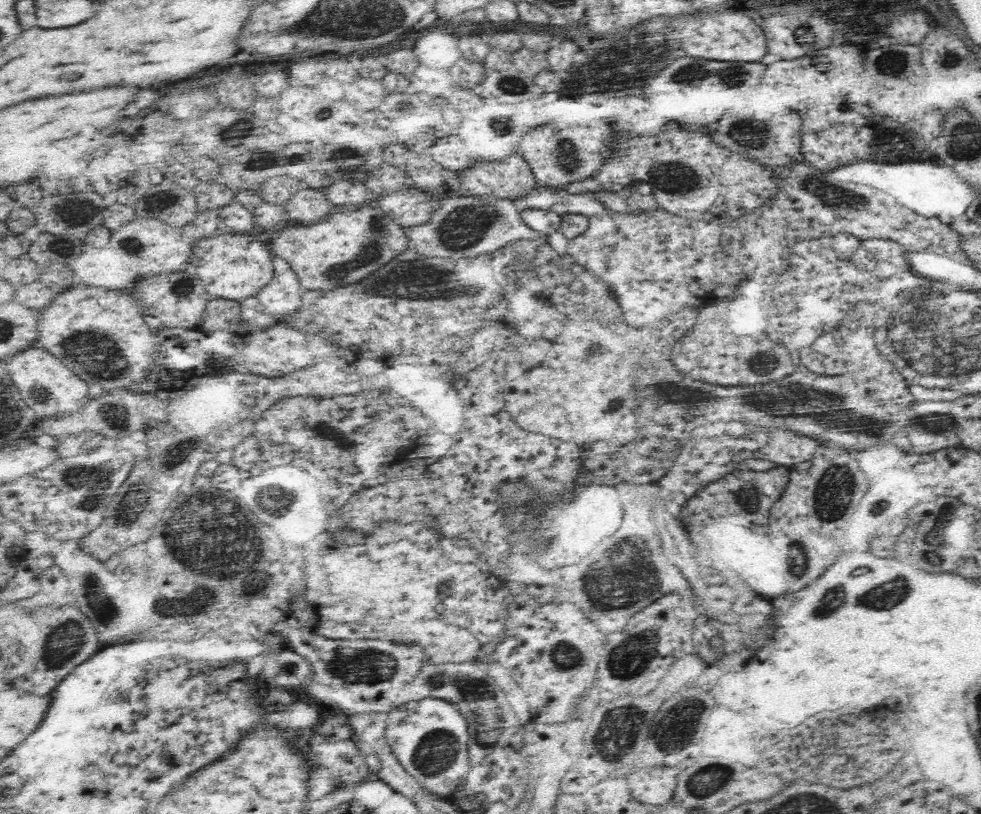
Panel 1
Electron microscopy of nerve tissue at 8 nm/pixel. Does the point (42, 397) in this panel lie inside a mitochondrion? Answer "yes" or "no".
yes

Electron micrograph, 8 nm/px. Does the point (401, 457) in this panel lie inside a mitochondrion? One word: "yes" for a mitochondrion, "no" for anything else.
no

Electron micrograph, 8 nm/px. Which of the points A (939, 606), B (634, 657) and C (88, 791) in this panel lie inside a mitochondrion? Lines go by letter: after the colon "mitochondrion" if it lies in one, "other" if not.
A: other
B: mitochondrion
C: other

